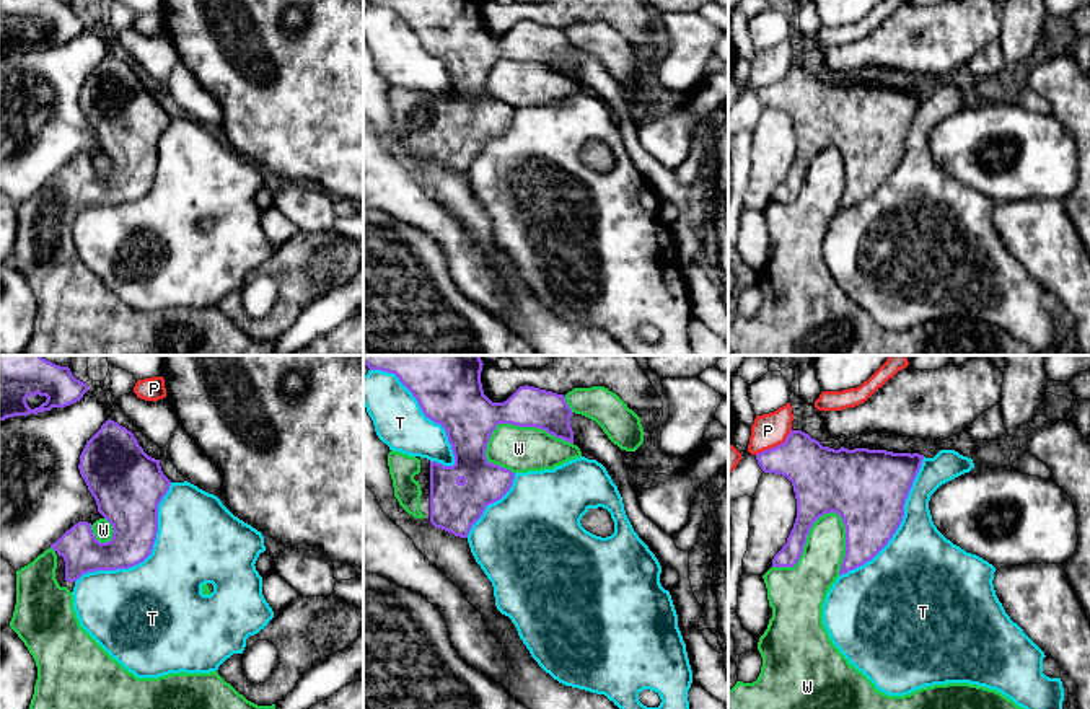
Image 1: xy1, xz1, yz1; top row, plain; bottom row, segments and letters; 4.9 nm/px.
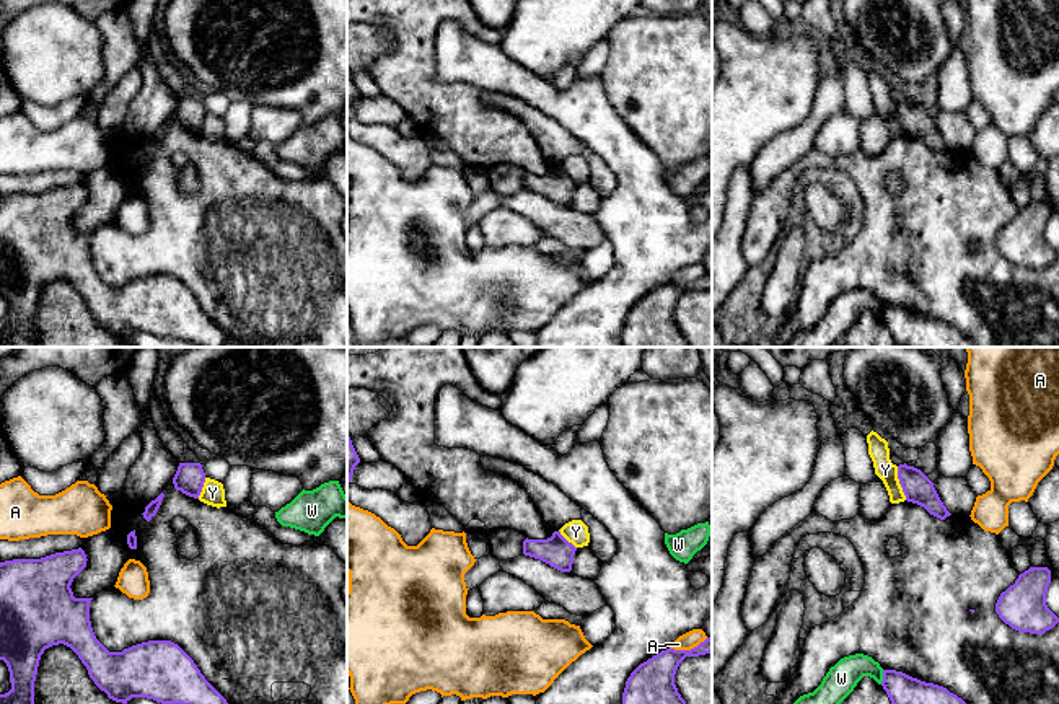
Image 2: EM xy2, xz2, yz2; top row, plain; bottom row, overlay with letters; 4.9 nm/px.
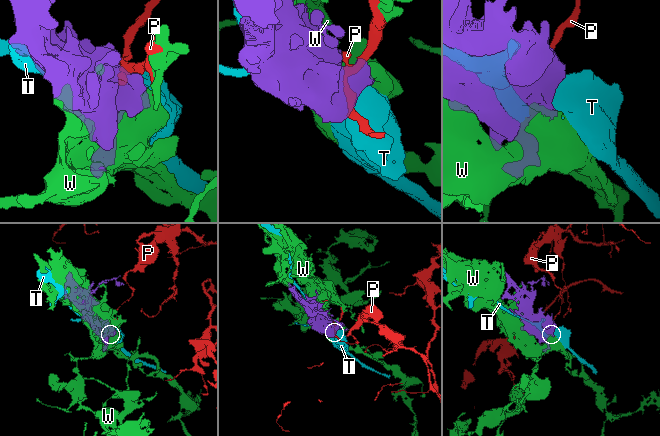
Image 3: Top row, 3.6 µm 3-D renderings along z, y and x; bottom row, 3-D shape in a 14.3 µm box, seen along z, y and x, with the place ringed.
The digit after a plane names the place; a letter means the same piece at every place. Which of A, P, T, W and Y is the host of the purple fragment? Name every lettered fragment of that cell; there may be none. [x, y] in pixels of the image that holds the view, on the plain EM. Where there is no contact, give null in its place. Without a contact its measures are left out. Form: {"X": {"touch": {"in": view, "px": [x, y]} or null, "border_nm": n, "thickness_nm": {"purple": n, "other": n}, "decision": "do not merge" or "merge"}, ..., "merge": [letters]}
{"A": {"touch": {"in": "xz2", "px": [688, 286]}, "border_nm": 200, "thickness_nm": {"purple": 220, "other": 90}, "decision": "do not merge"}, "P": {"touch": {"in": "yz1", "px": [777, 80]}, "border_nm": 220, "thickness_nm": {"purple": 280, "other": 160}, "decision": "do not merge"}, "T": {"touch": {"in": "xy1", "px": [147, 191]}, "border_nm": 700, "thickness_nm": {"purple": 260, "other": 460}, "decision": "do not merge"}, "W": {"touch": {"in": "yz1", "px": [805, 175]}, "border_nm": 420, "thickness_nm": {"purple": 240, "other": 260}, "decision": "merge"}, "Y": {"touch": {"in": "yz2", "px": [900, 118]}, "border_nm": 180, "thickness_nm": {"purple": 150, "other": 100}, "decision": "do not merge"}, "merge": ["W"]}

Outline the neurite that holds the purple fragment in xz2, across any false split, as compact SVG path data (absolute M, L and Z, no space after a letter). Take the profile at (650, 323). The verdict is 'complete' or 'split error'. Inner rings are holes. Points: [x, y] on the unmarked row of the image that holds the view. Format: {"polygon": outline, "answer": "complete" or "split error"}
{"polygon": "M707 272L691 285L666 284L640 298L627 313L622 328L624 347L691 347L678 328L675 310L686 292L699 292L712 287L712 274Z", "answer": "complete"}

